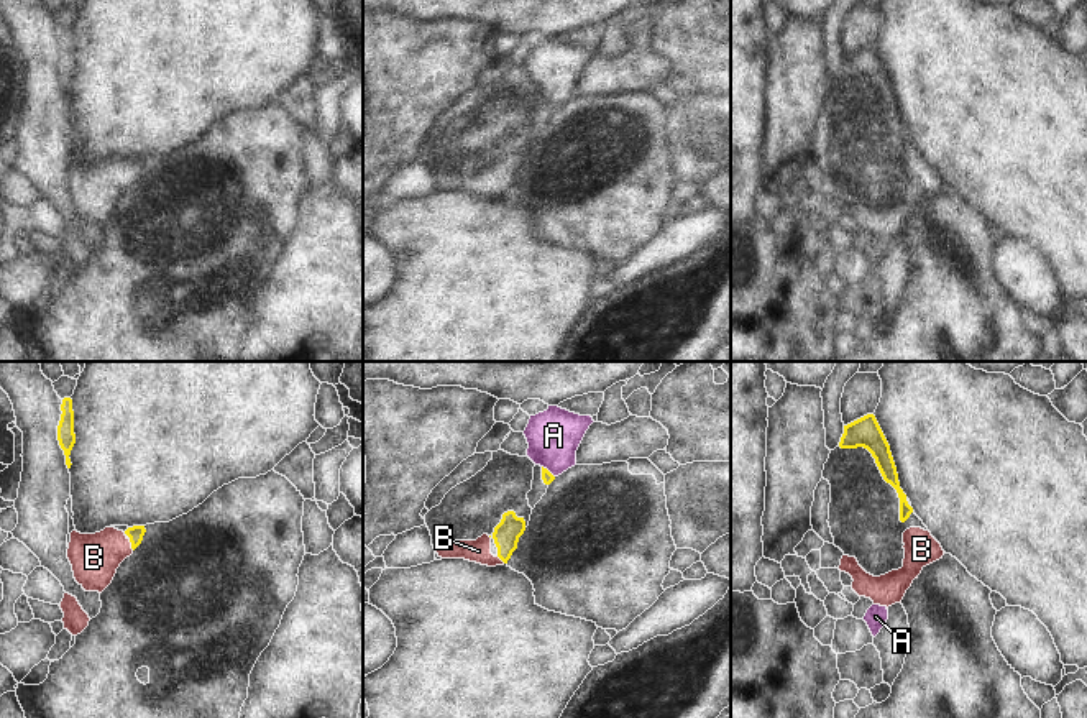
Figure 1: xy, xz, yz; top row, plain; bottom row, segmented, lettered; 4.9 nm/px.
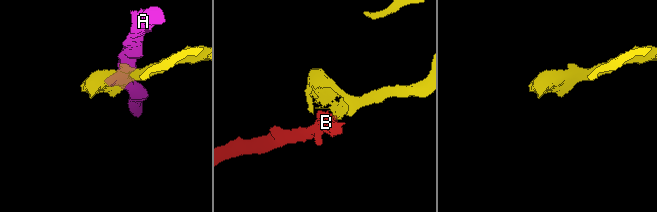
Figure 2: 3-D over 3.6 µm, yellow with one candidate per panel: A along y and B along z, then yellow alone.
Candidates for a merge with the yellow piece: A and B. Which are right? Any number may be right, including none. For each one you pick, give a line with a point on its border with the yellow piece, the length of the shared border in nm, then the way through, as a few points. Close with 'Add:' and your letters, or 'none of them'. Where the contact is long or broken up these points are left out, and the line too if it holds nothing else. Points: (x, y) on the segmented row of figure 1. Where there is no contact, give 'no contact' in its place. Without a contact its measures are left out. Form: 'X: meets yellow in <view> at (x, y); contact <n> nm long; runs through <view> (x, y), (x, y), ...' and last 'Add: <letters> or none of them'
B: meets yellow in xy at (130, 541); contact 80 nm long; runs through xy (135, 533), (130, 541), (94, 557)
Add: B

